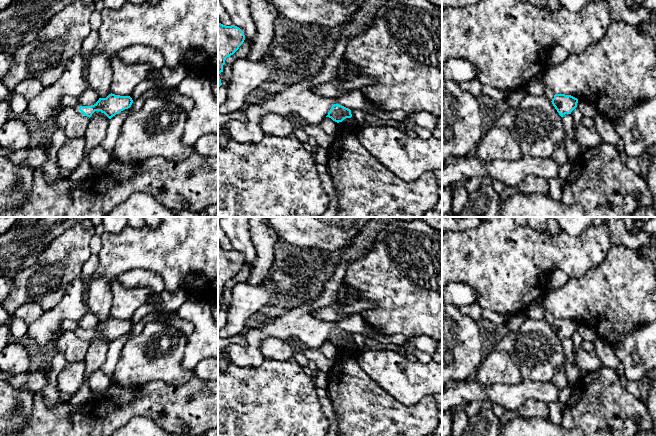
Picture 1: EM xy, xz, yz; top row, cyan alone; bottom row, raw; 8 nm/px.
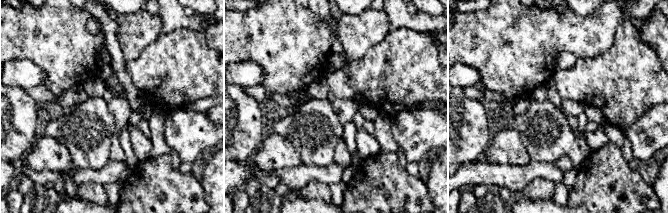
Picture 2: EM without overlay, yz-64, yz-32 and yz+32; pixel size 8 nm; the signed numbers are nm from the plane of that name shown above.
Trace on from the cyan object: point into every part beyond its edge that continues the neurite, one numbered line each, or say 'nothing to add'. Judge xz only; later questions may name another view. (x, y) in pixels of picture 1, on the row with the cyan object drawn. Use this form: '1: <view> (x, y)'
nothing to add

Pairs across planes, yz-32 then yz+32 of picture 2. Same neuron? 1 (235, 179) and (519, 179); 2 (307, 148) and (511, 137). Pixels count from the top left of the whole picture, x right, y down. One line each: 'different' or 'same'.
1: same
2: different

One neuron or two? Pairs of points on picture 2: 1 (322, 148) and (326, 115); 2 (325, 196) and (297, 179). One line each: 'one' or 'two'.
1: one
2: two

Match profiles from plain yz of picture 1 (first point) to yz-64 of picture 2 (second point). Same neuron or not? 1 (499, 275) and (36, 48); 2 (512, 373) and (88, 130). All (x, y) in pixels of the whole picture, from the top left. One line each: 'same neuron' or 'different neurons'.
1: same neuron
2: different neurons

